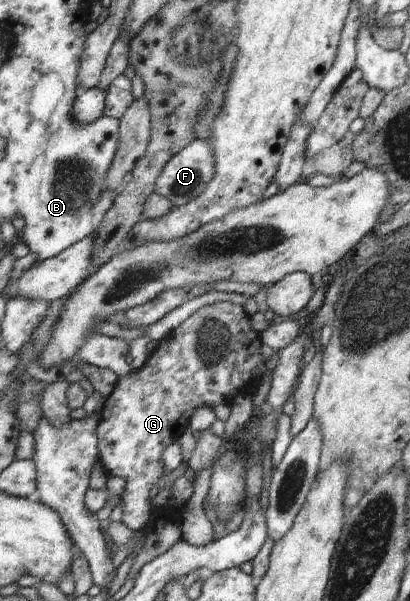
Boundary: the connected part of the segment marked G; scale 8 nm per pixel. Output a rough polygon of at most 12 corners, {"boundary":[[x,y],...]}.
{"boundary":[[243,306],[196,310],[117,380],[98,461],[148,529],[166,446],[268,372]]}

